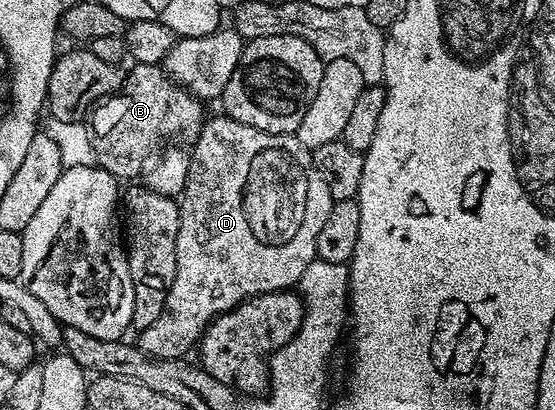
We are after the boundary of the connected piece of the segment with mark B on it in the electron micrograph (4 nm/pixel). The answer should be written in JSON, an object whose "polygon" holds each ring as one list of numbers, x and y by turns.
{"polygon":[[133,63,131,67,120,91,95,105,90,113,96,164,120,182,139,177,167,136,177,132,180,136,195,137,206,119,205,105,177,85,160,64]]}

